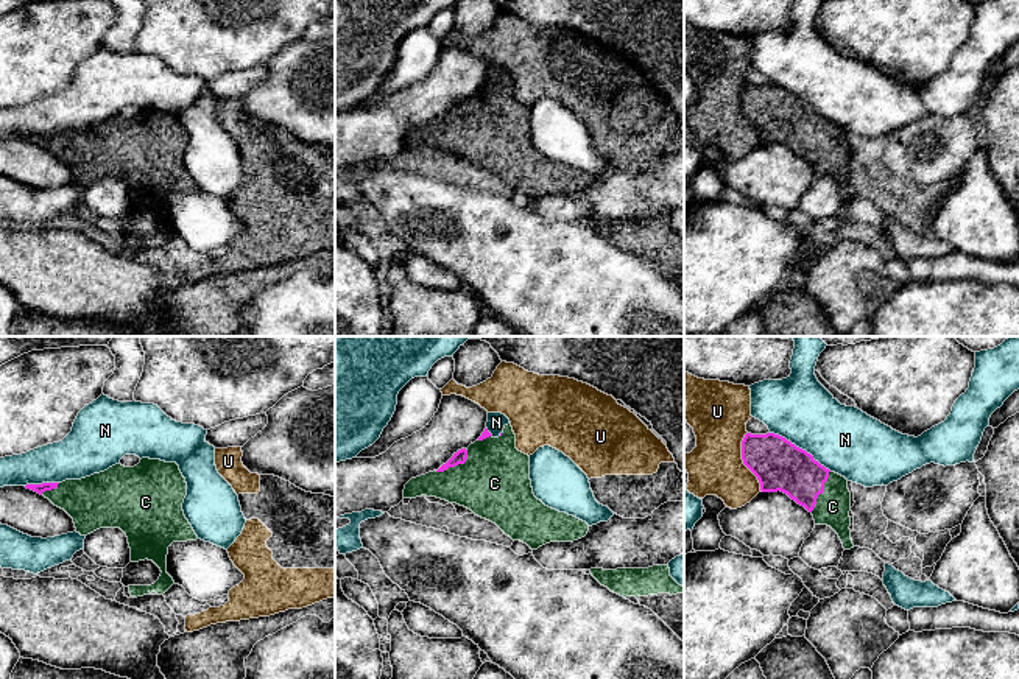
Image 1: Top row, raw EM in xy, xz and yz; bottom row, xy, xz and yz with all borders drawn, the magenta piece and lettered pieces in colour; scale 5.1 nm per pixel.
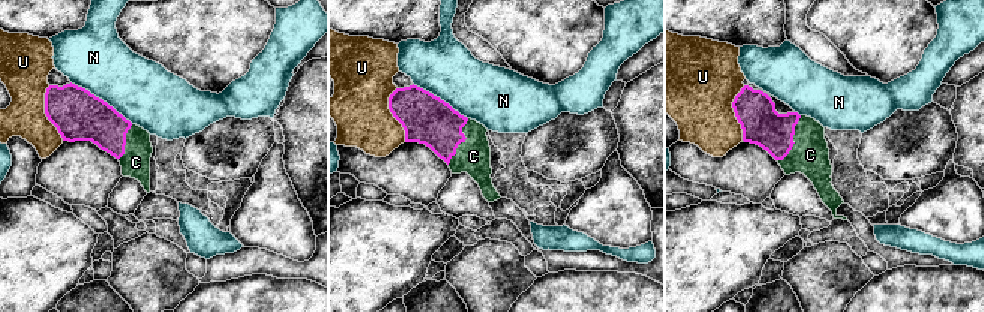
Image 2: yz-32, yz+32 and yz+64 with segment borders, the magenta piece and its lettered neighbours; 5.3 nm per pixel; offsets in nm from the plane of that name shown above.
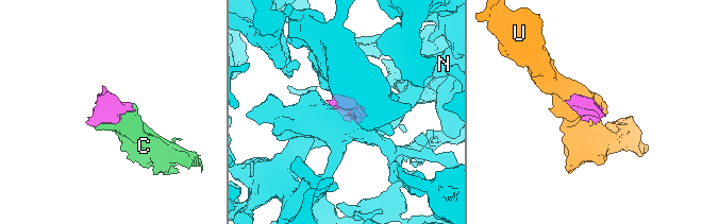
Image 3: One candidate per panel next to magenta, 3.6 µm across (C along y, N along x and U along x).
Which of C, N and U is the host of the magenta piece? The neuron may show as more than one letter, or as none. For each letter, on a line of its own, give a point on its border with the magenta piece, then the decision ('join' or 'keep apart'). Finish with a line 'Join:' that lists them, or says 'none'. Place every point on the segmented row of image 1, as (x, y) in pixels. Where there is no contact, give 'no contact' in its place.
C: xz (455, 464) | join
N: yz (801, 449) | keep apart
U: yz (743, 461) | keep apart
Join: C

